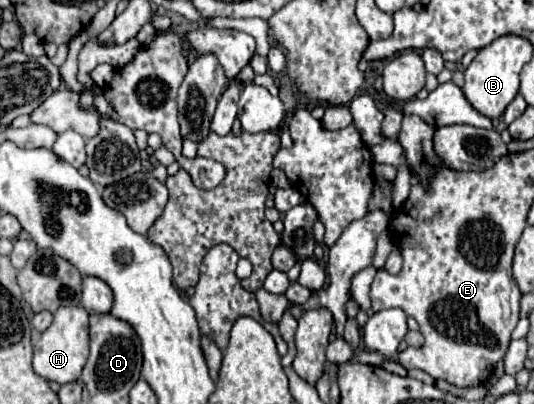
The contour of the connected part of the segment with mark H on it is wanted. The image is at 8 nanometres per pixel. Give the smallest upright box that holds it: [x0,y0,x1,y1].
[34,306,88,384]

